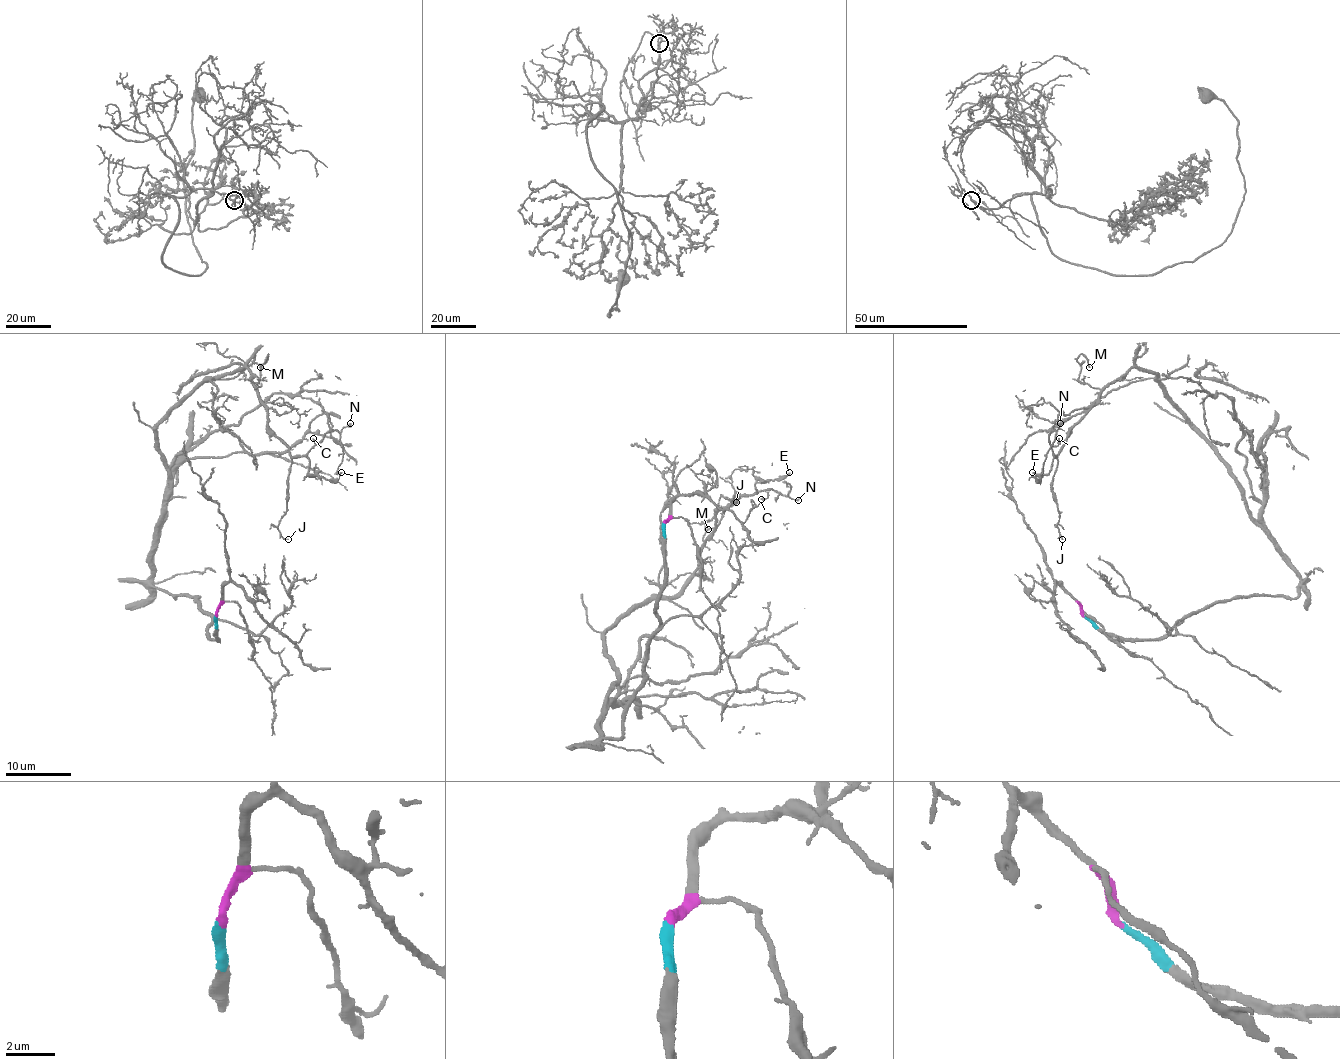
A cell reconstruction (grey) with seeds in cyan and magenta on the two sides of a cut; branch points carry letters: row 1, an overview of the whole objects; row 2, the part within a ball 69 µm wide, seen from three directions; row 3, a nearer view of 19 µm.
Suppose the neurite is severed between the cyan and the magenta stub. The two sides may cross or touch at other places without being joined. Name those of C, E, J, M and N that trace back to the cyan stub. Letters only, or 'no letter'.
C, E, J, M, N

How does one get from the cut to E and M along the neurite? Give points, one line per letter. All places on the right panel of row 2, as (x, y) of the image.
E: (1082, 616), (1160, 639), (1216, 603), (1295, 598), (1300, 573), (1152, 372), (1114, 380), (1033, 472)
M: (1082, 616), (1160, 639), (1216, 603), (1300, 585), (1157, 377), (1132, 367), (1092, 388), (1081, 353), (1089, 367)

